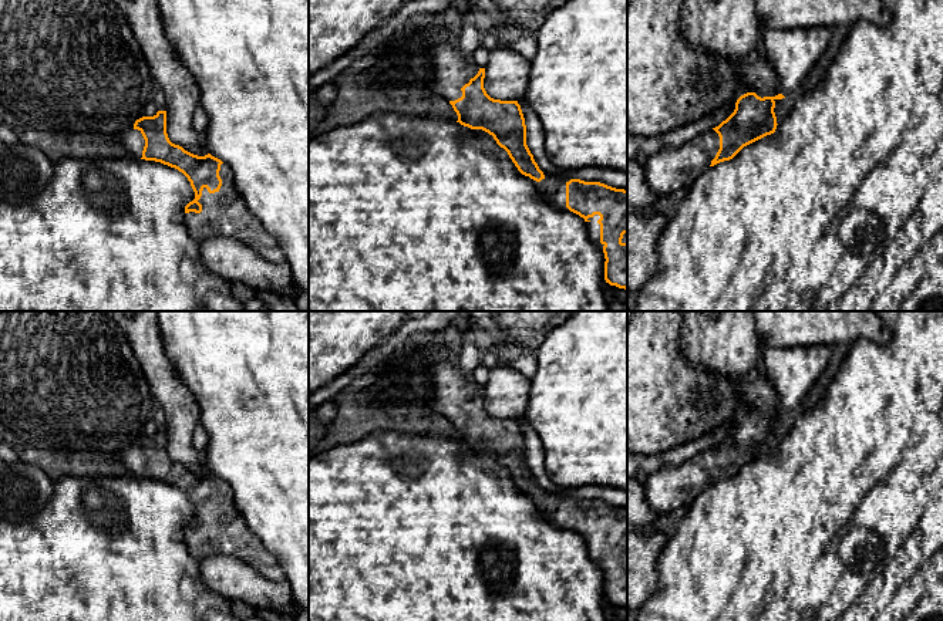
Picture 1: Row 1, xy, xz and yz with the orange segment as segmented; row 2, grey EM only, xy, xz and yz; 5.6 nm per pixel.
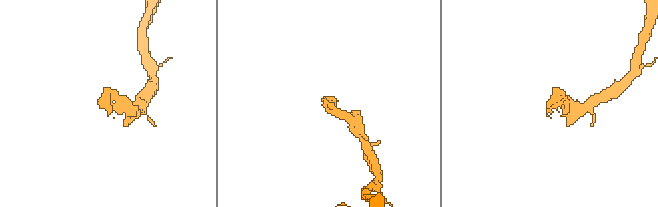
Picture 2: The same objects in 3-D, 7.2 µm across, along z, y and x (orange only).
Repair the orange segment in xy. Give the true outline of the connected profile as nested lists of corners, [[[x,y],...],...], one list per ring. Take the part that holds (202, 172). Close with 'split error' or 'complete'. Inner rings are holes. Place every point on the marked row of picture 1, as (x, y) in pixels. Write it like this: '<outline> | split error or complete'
[[[158,111],[154,117],[137,119],[134,128],[121,138],[119,146],[125,149],[125,156],[161,162],[178,169],[188,178],[195,192],[195,199],[185,206],[185,225],[195,242],[202,243],[219,236],[233,237],[252,247],[265,260],[286,263],[279,242],[246,209],[243,199],[233,188],[229,168],[211,153],[198,156],[169,141],[166,111]]] | split error

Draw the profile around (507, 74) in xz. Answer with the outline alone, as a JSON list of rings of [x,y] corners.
[[[511,48],[489,53],[484,88],[494,99],[518,101],[525,98],[529,84],[531,61]]]

